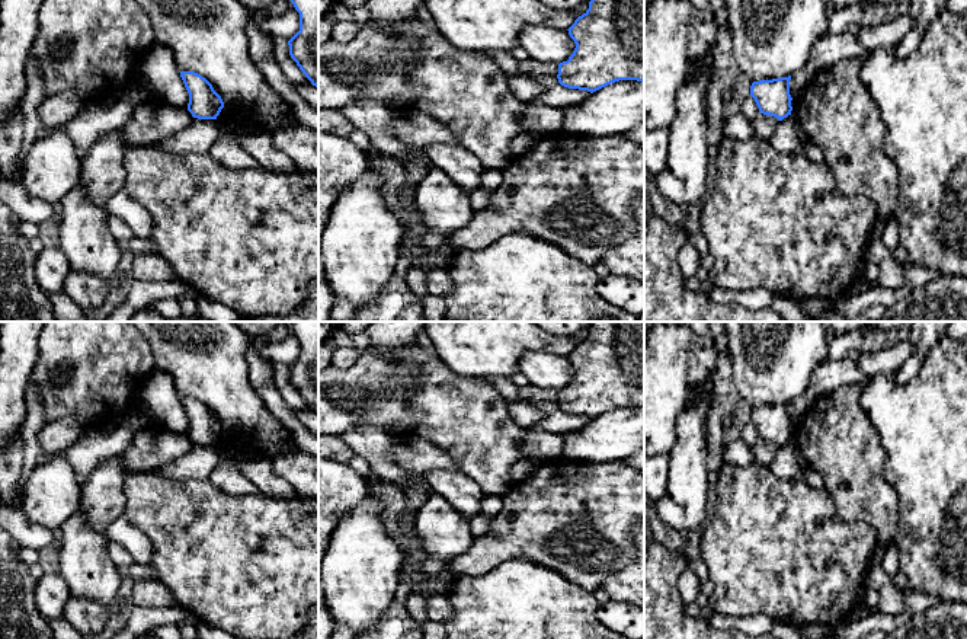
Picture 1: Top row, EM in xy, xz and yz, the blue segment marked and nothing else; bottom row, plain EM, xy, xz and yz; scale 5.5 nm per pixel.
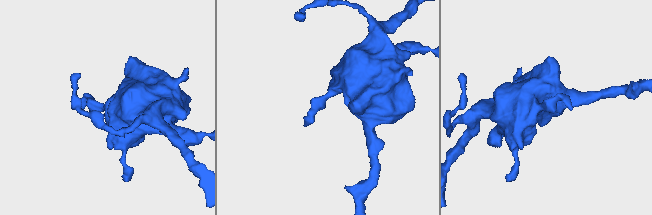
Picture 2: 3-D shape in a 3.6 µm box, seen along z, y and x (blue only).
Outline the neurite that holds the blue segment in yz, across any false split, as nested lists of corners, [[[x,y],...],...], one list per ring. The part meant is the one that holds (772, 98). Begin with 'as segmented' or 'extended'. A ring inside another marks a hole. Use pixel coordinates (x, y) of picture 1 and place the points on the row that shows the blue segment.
as segmented | [[[791,76],[752,83],[750,96],[761,114],[775,116],[778,121],[791,115],[790,80]]]

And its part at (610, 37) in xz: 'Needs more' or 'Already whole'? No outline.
Already whole

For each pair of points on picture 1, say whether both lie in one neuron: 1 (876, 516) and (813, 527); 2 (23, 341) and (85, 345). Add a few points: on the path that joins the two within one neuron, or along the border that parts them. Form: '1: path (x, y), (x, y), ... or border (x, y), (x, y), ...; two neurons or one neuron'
1: border (828, 492), (844, 520), (864, 521), (876, 537); two neurons
2: border (38, 336), (38, 360), (29, 376); two neurons

